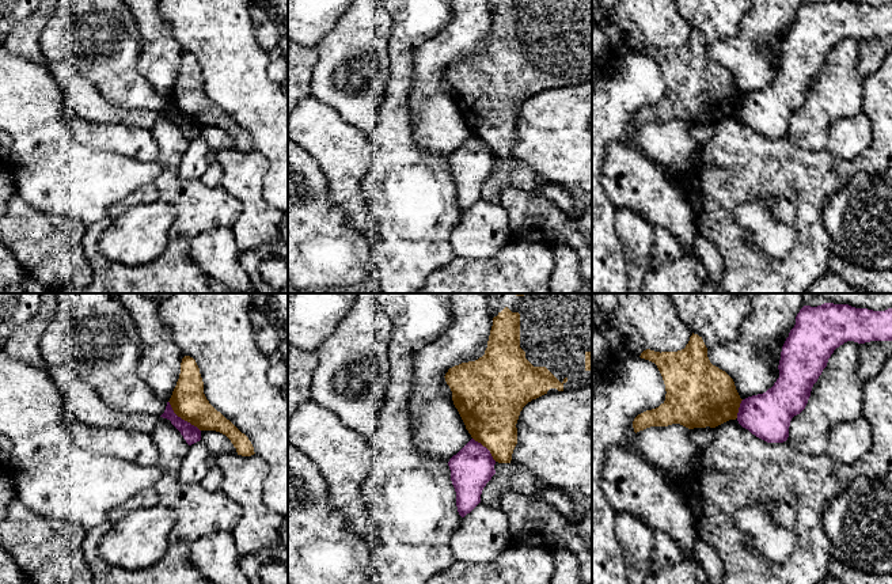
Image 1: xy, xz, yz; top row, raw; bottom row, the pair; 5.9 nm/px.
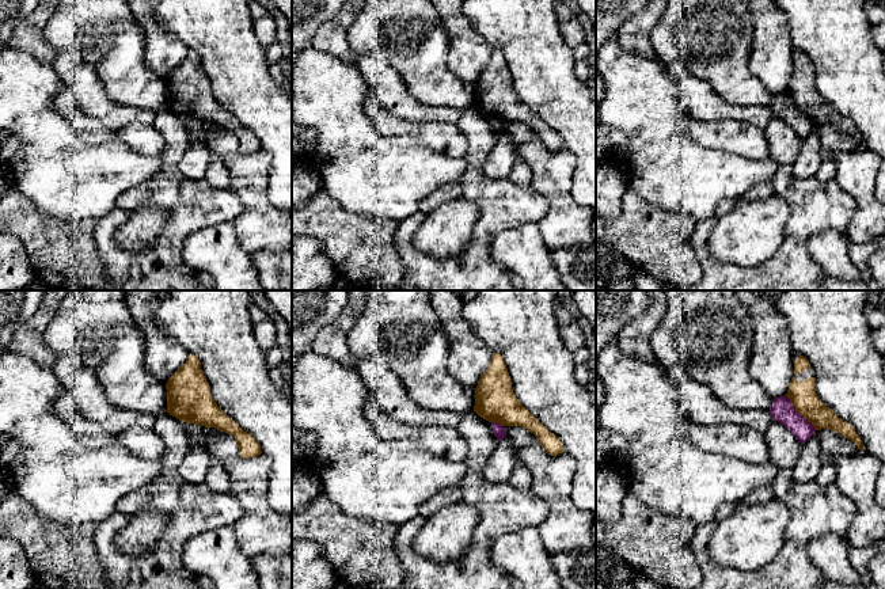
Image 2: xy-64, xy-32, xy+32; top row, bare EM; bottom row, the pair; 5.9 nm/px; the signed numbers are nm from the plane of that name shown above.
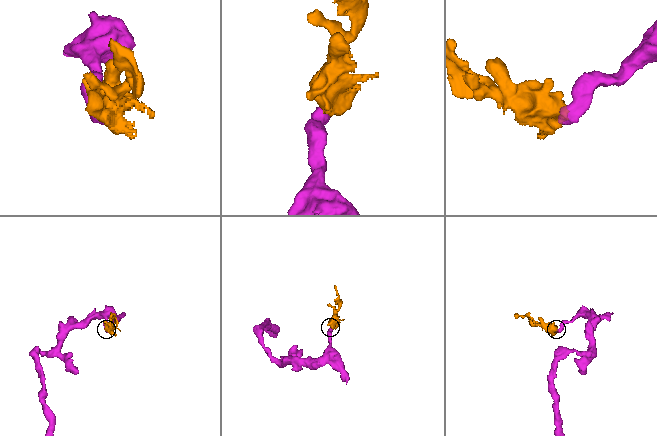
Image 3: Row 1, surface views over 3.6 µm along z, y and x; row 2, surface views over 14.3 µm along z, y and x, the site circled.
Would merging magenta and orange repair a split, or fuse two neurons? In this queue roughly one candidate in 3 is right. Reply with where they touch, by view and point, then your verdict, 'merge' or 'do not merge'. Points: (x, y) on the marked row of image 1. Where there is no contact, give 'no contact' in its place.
xy (181, 418) | do not merge

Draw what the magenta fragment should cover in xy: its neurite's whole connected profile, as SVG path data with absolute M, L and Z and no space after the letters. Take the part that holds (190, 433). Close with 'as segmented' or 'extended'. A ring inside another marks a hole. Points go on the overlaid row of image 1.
M167 402L166 410L160 417L170 420L171 424L181 432L189 445L201 440L201 431L190 422L178 417L174 413L170 402Z; as segmented

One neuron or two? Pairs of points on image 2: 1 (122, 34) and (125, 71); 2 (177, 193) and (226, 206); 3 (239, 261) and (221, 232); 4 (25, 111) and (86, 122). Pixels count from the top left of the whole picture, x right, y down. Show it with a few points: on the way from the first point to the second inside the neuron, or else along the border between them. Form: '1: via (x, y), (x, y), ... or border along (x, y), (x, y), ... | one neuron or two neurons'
1: via (122, 44), (122, 61) | one neuron
2: via (189, 204), (213, 205) | one neuron
3: via (232, 254), (221, 243), (221, 239) | one neuron
4: border along (57, 87), (53, 107), (78, 133) | two neurons

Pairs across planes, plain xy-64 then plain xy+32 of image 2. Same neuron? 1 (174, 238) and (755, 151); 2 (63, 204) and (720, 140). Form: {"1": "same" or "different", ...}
{"1": "different", "2": "different"}

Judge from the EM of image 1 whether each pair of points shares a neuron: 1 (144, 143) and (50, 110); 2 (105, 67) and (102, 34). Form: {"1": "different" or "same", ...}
{"1": "different", "2": "same"}

